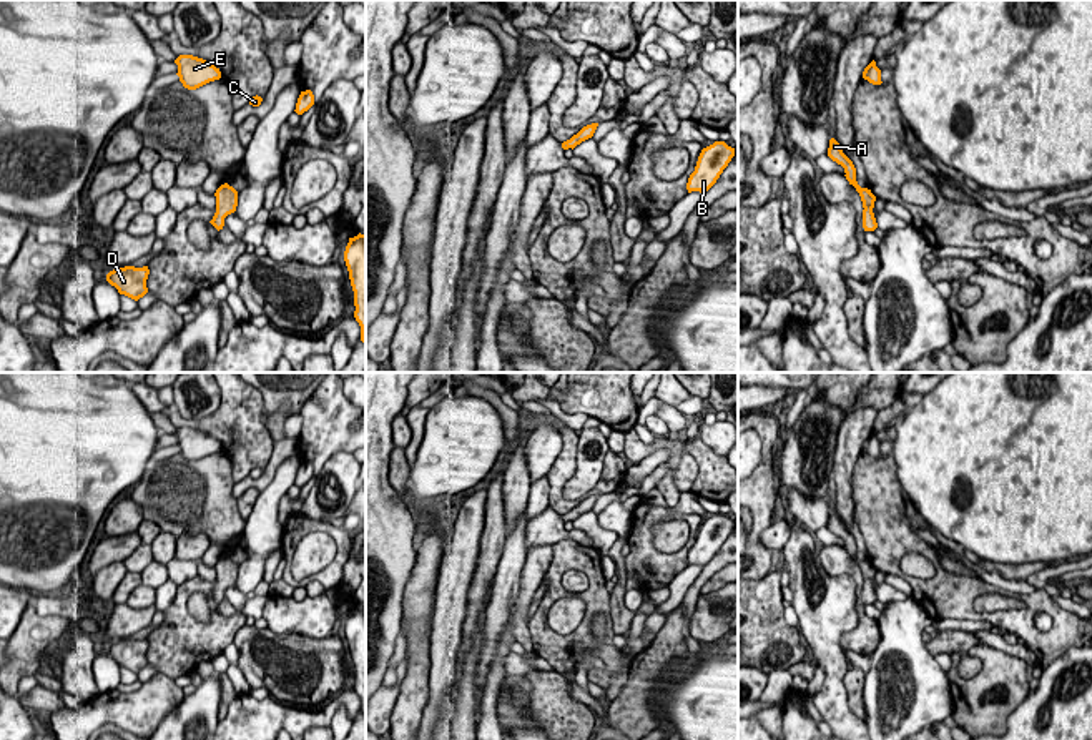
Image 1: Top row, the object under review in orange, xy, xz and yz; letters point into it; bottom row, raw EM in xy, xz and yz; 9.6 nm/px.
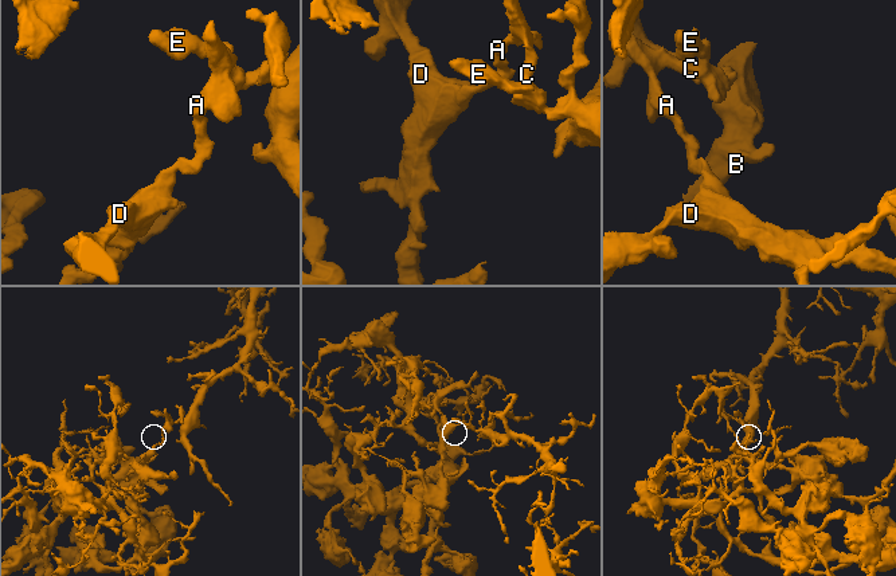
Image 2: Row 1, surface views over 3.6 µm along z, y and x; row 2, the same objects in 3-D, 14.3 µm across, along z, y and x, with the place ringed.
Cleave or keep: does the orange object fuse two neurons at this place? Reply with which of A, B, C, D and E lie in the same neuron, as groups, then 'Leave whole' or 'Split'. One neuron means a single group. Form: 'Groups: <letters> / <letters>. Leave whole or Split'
Groups: A B C E / D. Split

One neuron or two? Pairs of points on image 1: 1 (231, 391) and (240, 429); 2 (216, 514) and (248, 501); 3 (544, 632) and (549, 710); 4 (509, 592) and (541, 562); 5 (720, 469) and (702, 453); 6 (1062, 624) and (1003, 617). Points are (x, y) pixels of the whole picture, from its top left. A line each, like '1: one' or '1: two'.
1: one
2: two
3: two
4: two
5: one
6: one

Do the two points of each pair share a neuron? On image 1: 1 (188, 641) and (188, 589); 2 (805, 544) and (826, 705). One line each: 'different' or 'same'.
1: same
2: same

